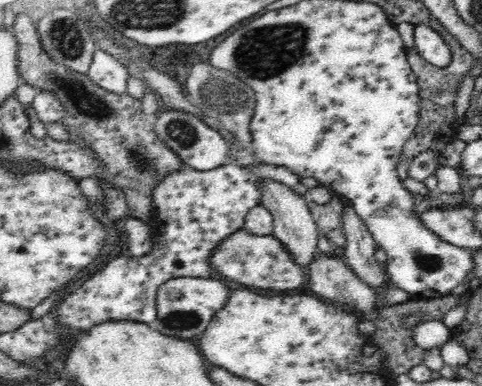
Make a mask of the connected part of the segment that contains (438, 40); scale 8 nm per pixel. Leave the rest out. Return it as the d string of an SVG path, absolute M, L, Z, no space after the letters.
M416 25L414 28L414 42L418 54L438 68L446 68L452 60L452 51L449 44L426 25Z

